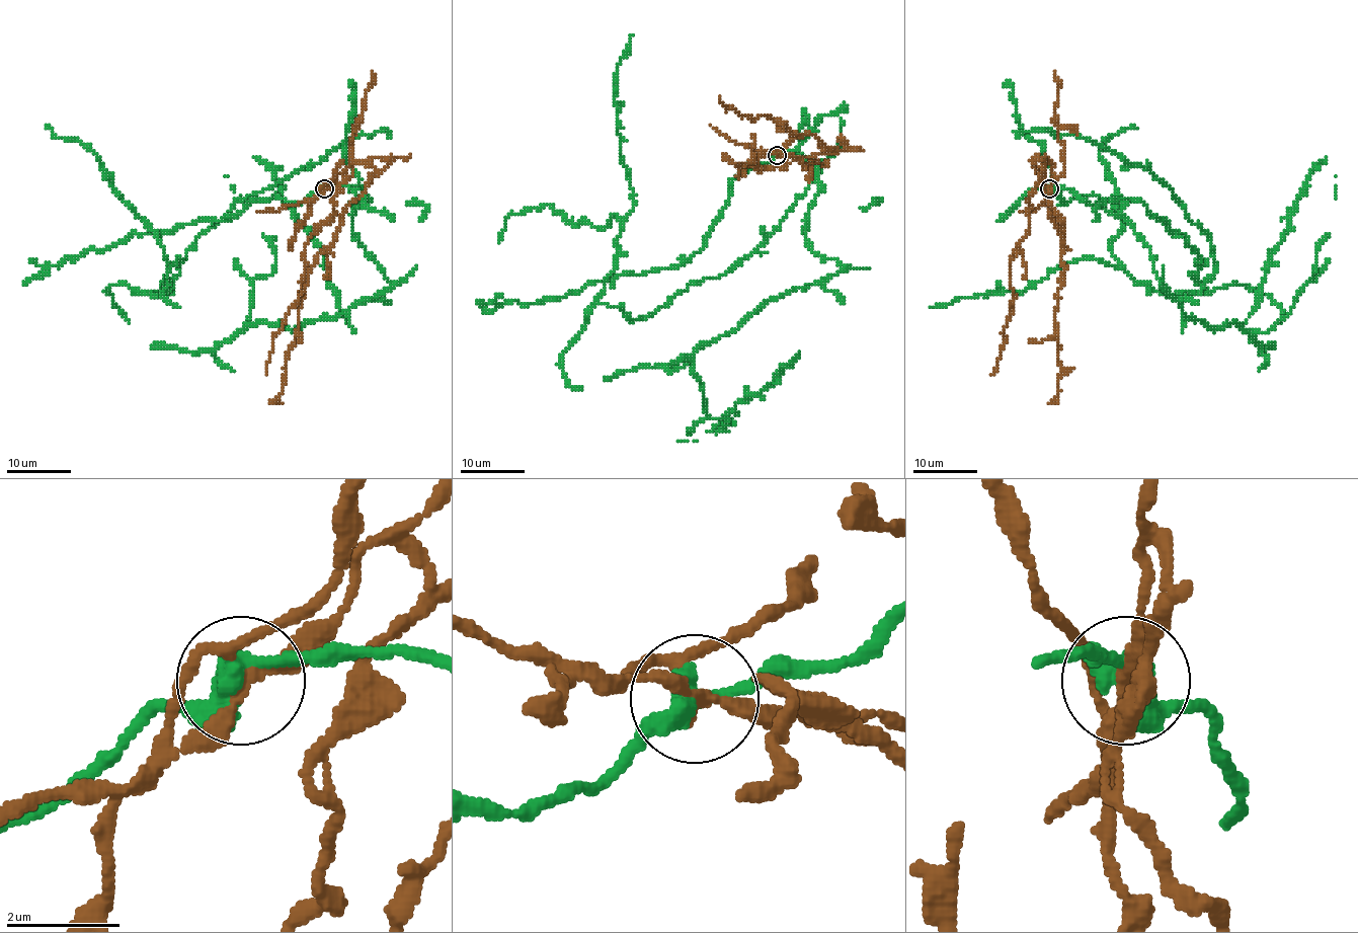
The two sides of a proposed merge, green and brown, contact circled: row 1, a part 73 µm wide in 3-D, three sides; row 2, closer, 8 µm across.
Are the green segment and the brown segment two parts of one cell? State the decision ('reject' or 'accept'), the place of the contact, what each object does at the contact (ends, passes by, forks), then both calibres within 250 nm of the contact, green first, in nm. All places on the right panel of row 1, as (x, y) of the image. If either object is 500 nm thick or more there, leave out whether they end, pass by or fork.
reject; at (1049, 188); green passes by; brown passes by; 420 nm thick on the green side, 240 nm on the other

